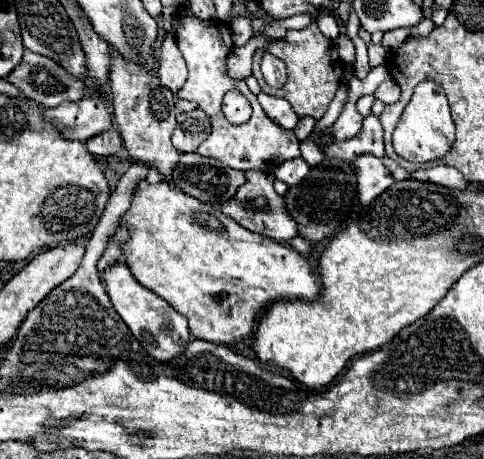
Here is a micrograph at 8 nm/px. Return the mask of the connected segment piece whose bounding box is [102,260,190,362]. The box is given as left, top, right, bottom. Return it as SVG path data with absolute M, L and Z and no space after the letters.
M118 260L114 266L106 268L102 272L102 276L106 280L106 292L110 296L110 302L116 308L116 312L120 314L120 318L126 322L126 326L132 330L136 340L142 344L142 348L152 358L166 362L166 360L172 360L174 356L178 356L178 352L182 352L182 348L186 348L188 338L190 338L188 320L180 312L174 312L174 308L170 308L170 304L164 298L160 298L158 294L154 294L152 290L142 286L130 274L130 268L126 262Z

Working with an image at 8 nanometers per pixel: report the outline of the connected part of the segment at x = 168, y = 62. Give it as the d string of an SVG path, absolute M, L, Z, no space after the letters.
M166 36L166 40L162 42L158 78L160 84L164 88L170 88L172 94L180 92L180 86L186 82L186 64L182 60L182 54L178 52L178 46L174 44L174 36Z

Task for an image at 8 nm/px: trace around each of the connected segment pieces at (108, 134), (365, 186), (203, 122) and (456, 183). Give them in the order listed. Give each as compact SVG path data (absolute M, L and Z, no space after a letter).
M106 130L94 138L90 138L90 142L86 142L88 150L94 156L114 156L122 150L122 140L118 130Z
M362 156L362 160L356 160L354 166L358 170L358 194L362 204L372 202L394 182L382 160L374 156Z
M202 110L178 114L178 124L172 134L172 144L178 152L196 152L210 134L210 118Z
M438 164L438 166L432 166L428 170L416 170L412 172L412 178L418 178L418 180L424 180L424 182L438 182L442 186L448 186L448 188L466 188L466 180L464 176L452 168L452 166L444 166L444 164Z

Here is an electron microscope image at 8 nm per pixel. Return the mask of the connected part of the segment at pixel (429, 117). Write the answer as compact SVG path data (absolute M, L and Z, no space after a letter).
M426 80L414 88L414 96L402 112L398 126L394 130L392 142L394 142L396 154L408 162L436 160L436 158L442 158L450 150L454 142L454 122L450 116L446 94L436 82Z

